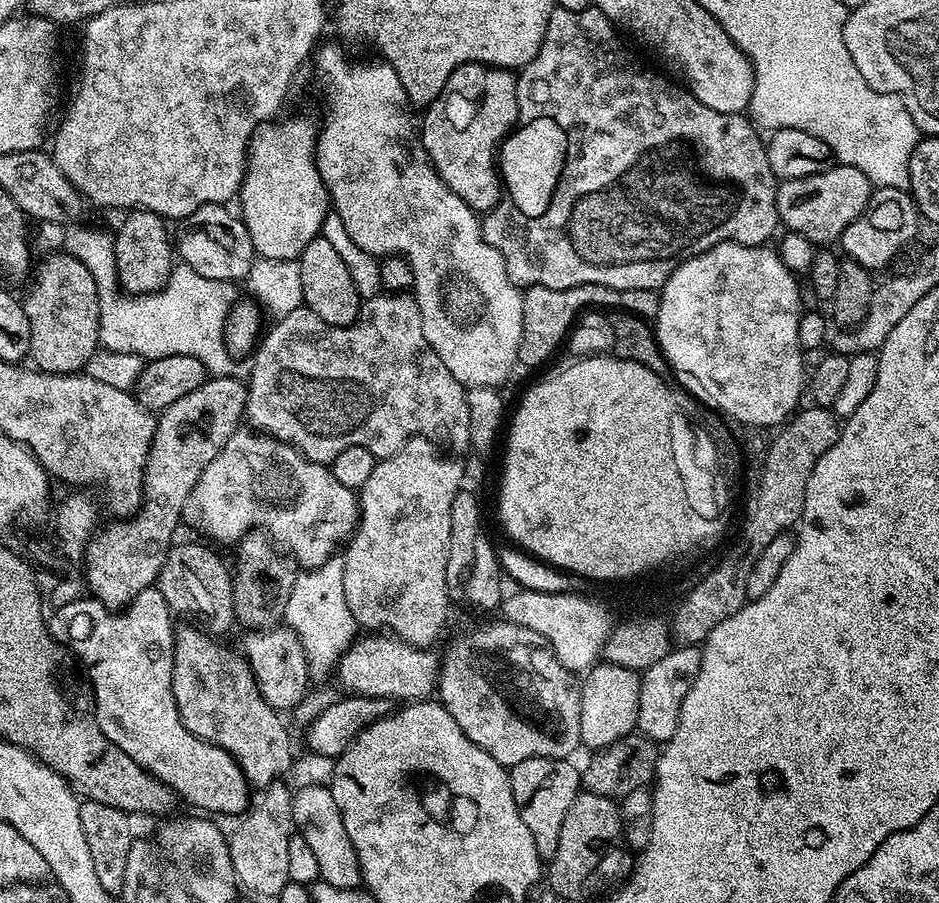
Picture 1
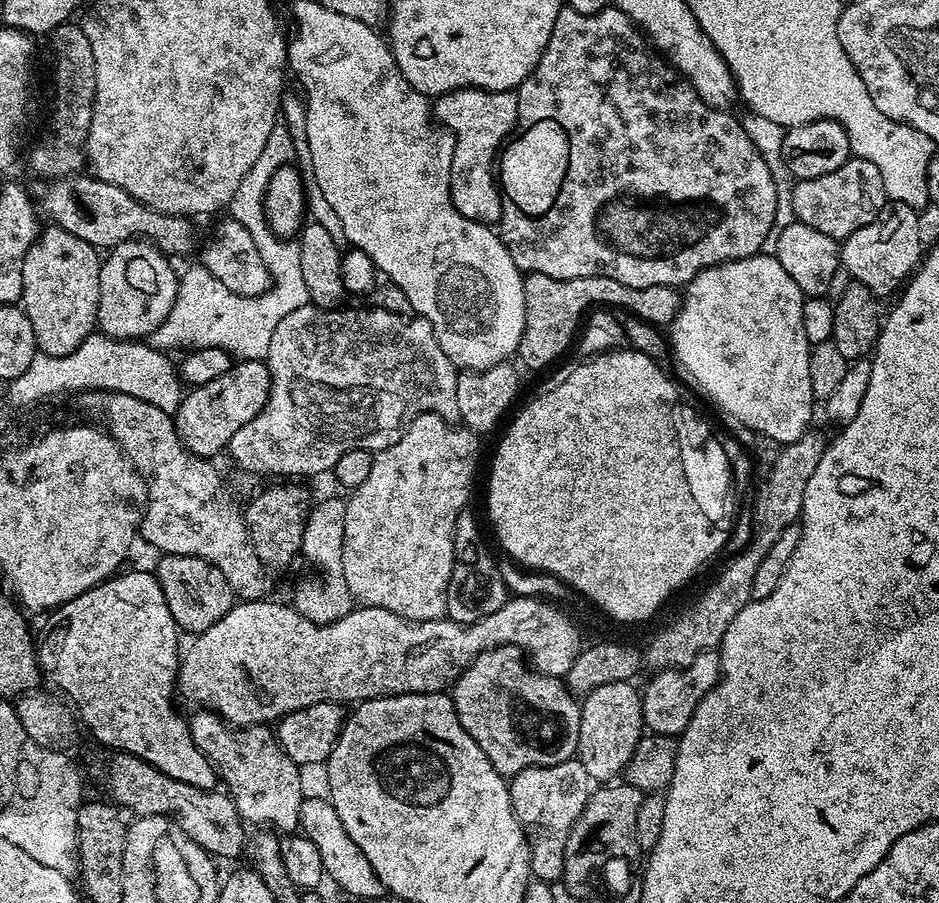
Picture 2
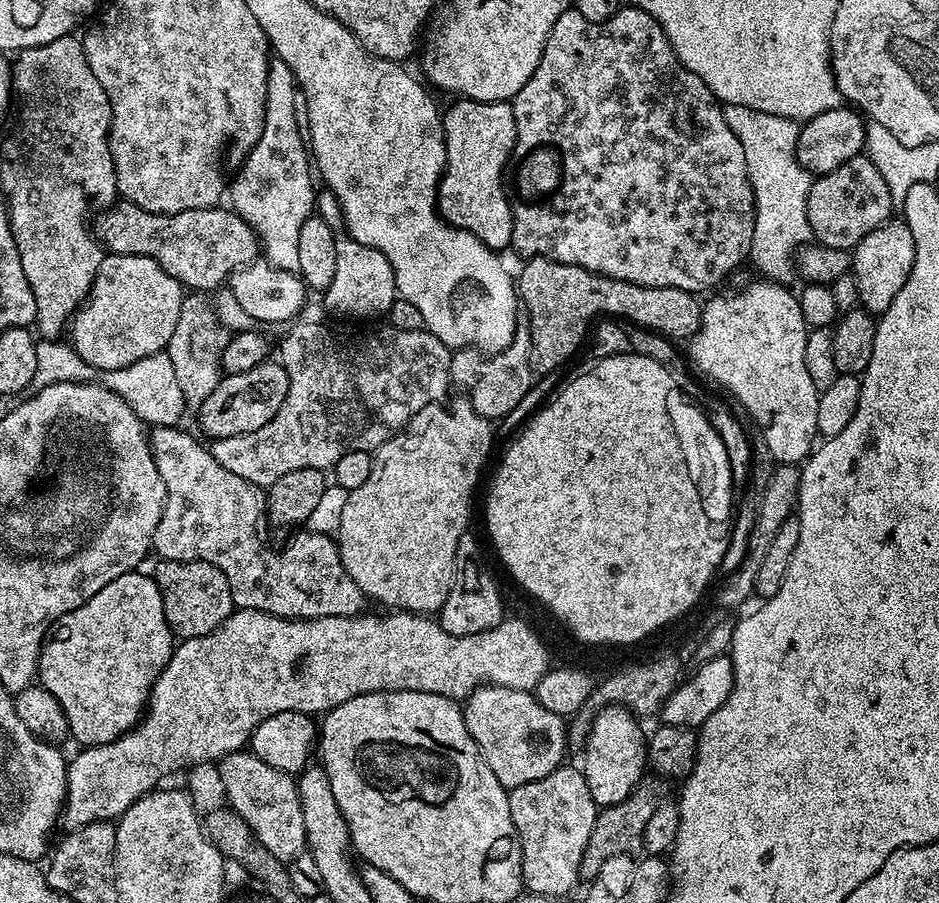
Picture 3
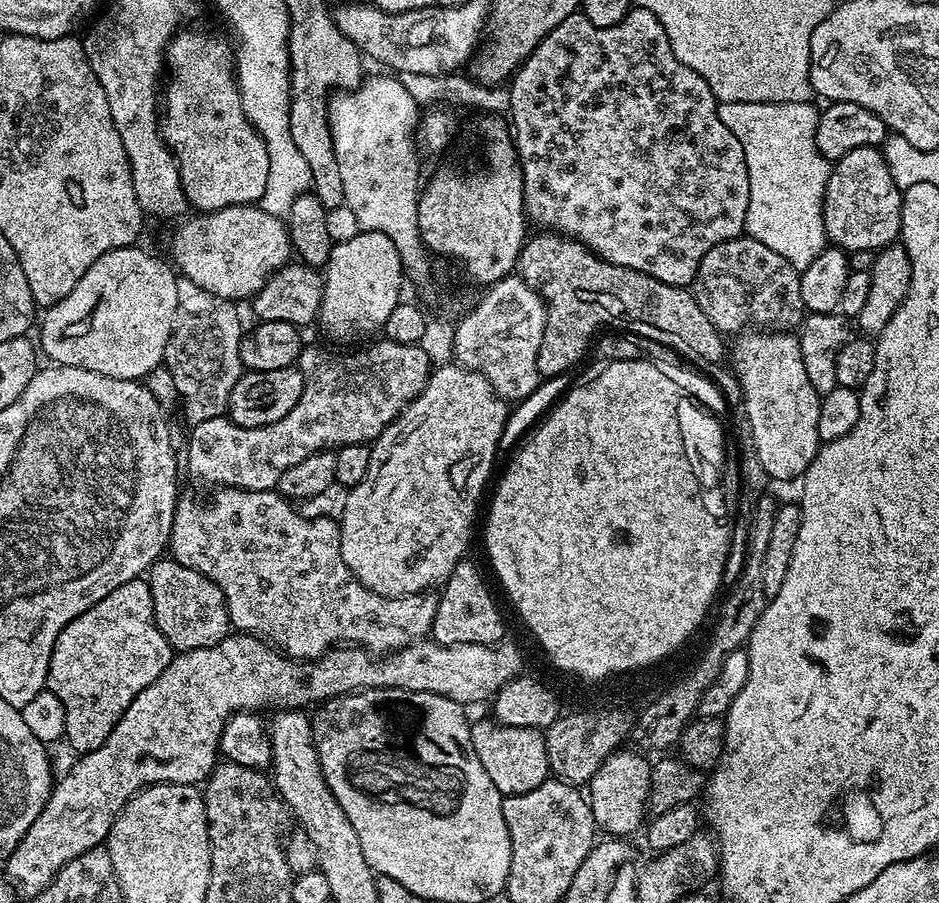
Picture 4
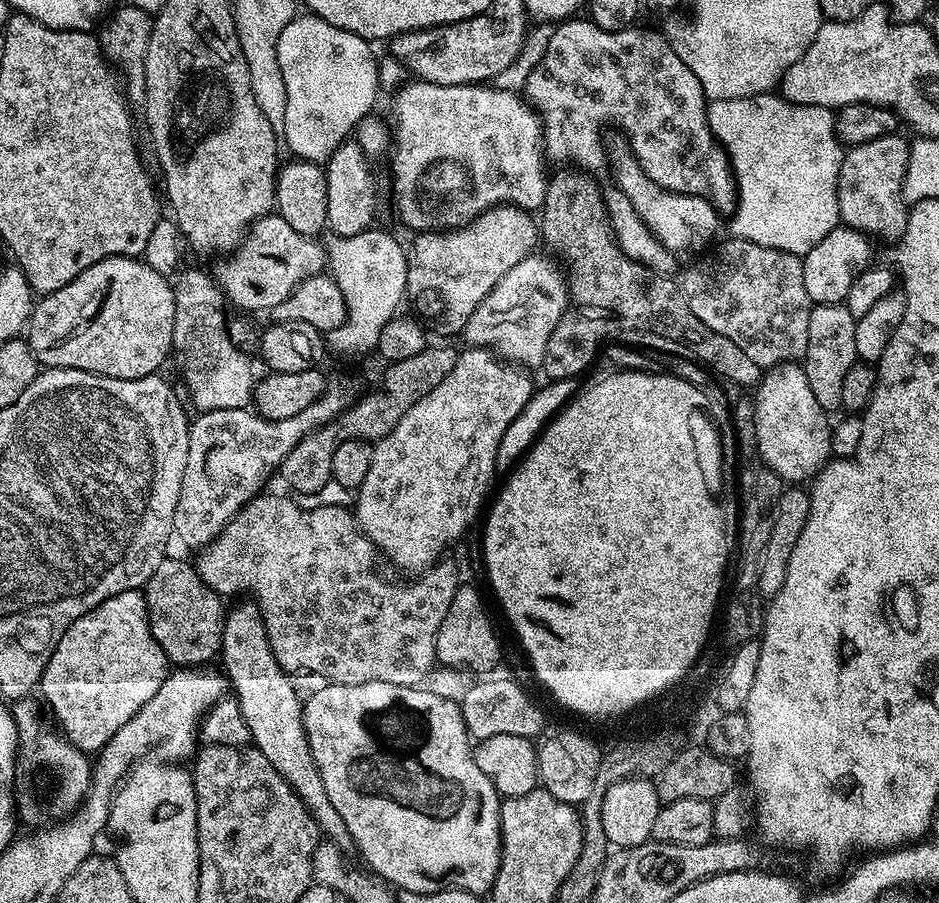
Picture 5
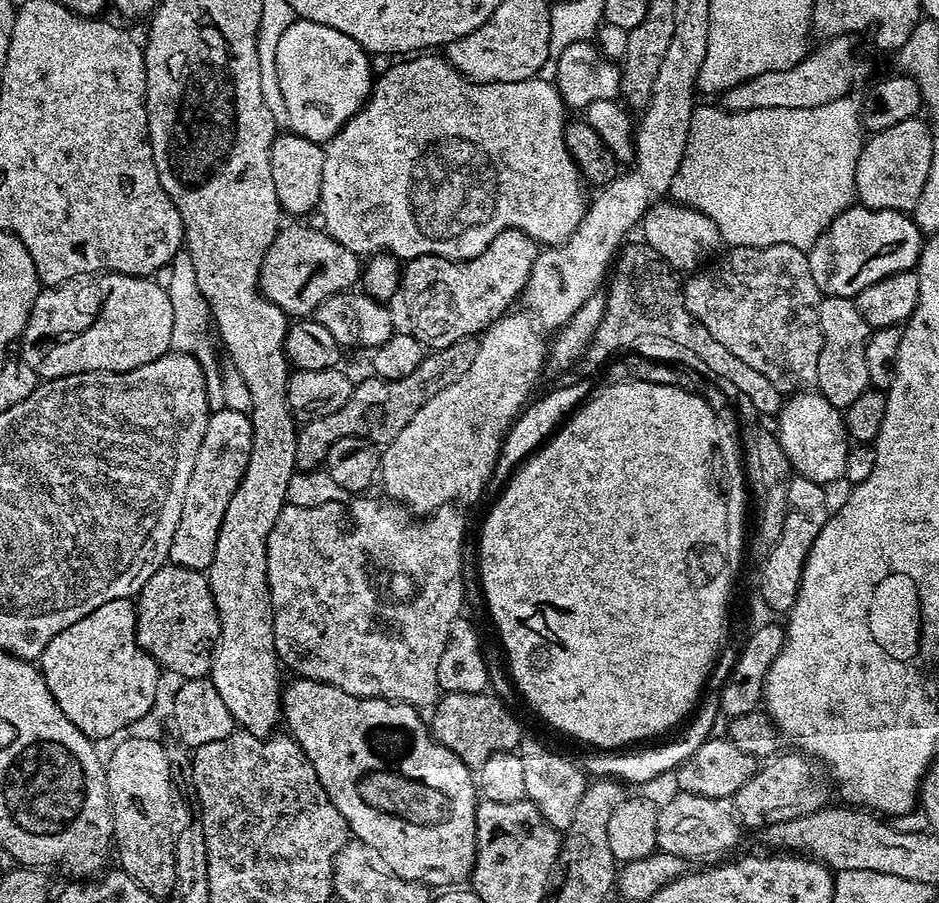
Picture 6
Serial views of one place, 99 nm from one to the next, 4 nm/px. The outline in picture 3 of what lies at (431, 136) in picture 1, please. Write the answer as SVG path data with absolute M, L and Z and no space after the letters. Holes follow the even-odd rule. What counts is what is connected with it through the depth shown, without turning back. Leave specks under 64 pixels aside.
M477 100L455 101L442 112L444 137L446 138L446 166L440 177L440 187L436 193L436 207L444 221L455 228L466 230L493 250L508 248L512 243L512 200L504 193L504 167L509 167L512 147L516 145L516 123L514 110L508 102L478 102Z

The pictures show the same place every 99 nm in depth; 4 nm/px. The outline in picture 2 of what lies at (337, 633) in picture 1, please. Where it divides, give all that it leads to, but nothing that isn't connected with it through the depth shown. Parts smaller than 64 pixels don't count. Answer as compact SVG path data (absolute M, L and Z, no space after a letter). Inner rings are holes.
M332 496L329 500L322 501L316 509L314 508L307 513L300 550L303 559L308 559L320 571L320 576L314 577L313 580L302 581L290 600L296 611L301 612L306 618L310 618L310 622L329 624L351 612L354 607L354 601L346 586L346 578L342 570L346 503L343 499L339 500L338 497Z

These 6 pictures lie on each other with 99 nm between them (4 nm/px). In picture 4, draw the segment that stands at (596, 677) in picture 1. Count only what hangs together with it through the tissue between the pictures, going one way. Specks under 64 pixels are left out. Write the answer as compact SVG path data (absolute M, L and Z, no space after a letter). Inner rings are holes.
M617 750L607 756L598 766L586 785L588 805L596 819L596 827L601 833L612 838L628 838L636 827L643 825L648 812L650 794L650 774L652 764L639 751Z

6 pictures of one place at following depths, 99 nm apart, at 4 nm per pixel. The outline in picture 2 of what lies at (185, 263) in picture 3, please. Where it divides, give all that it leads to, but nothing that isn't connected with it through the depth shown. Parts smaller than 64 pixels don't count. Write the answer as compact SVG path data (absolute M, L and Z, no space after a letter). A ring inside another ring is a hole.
M80 174L75 178L56 178L44 188L40 200L38 196L38 208L41 213L49 216L51 223L57 228L74 234L74 238L82 238L82 242L90 242L97 250L111 250L127 240L143 238L149 244L156 245L165 256L177 258L192 252L196 248L196 228L191 219L186 216L171 216L165 212L159 212L153 208L147 208L142 202L138 202L126 190L114 186L110 182L102 182L91 174Z

